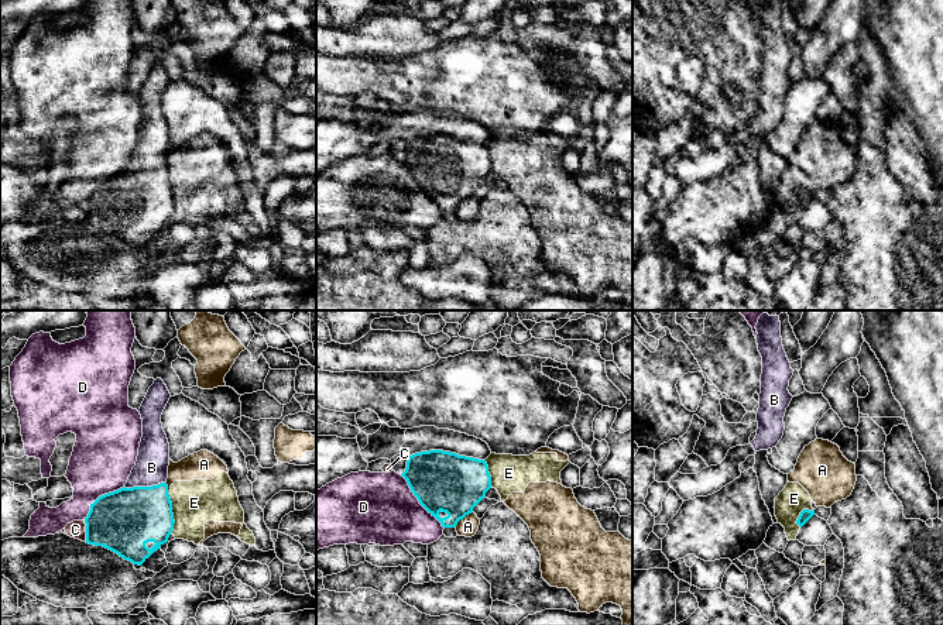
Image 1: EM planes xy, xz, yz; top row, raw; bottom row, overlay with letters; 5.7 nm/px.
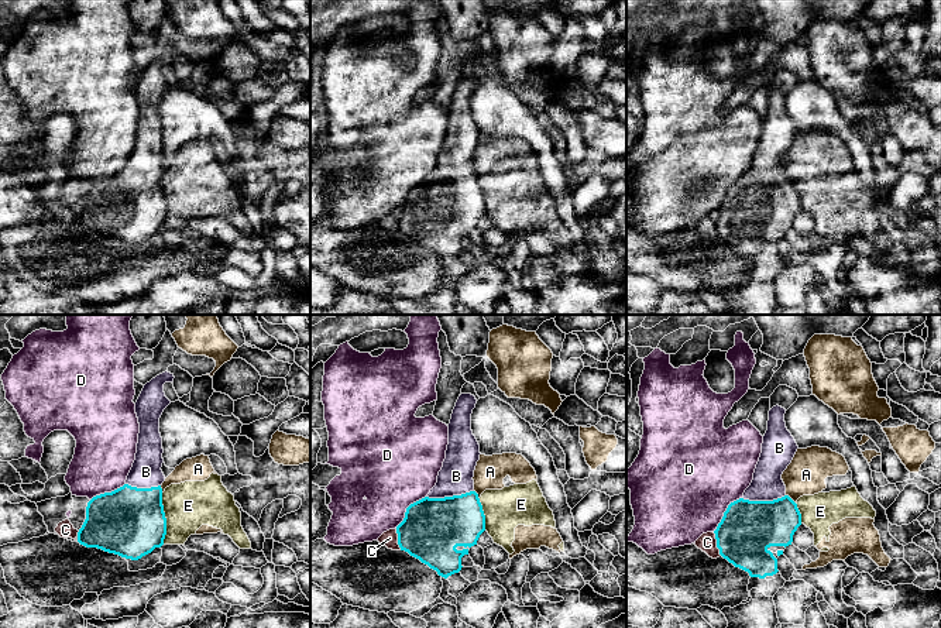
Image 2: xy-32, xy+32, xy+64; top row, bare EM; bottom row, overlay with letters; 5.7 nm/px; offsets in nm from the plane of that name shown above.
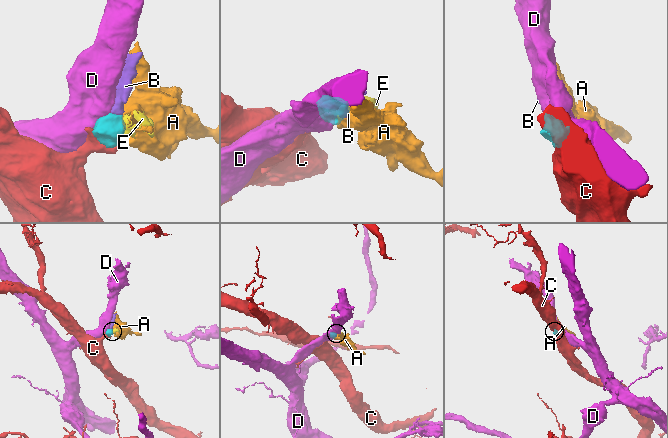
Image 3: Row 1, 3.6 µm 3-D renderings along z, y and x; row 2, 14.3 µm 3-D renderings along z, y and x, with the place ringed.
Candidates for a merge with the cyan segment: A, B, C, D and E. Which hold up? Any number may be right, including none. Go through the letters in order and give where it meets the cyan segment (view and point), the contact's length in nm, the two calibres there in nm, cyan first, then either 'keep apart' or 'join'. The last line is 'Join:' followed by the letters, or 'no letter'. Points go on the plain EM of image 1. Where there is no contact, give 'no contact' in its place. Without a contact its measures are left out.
A: xz (462, 202) | 140 nm | 340/120 nm | keep apart
B: xy (144, 171) | 240 nm | 360/190 nm | join
C: xy (86, 220) | 60 nm | 360/100 nm | keep apart
D: xz (418, 184) | 400 nm | 340/400 nm | keep apart
E: xy (172, 198) | 220 nm | 340/260 nm | keep apart
Join: B

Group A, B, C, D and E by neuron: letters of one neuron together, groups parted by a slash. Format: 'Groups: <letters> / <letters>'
Groups: A E / B / C / D

